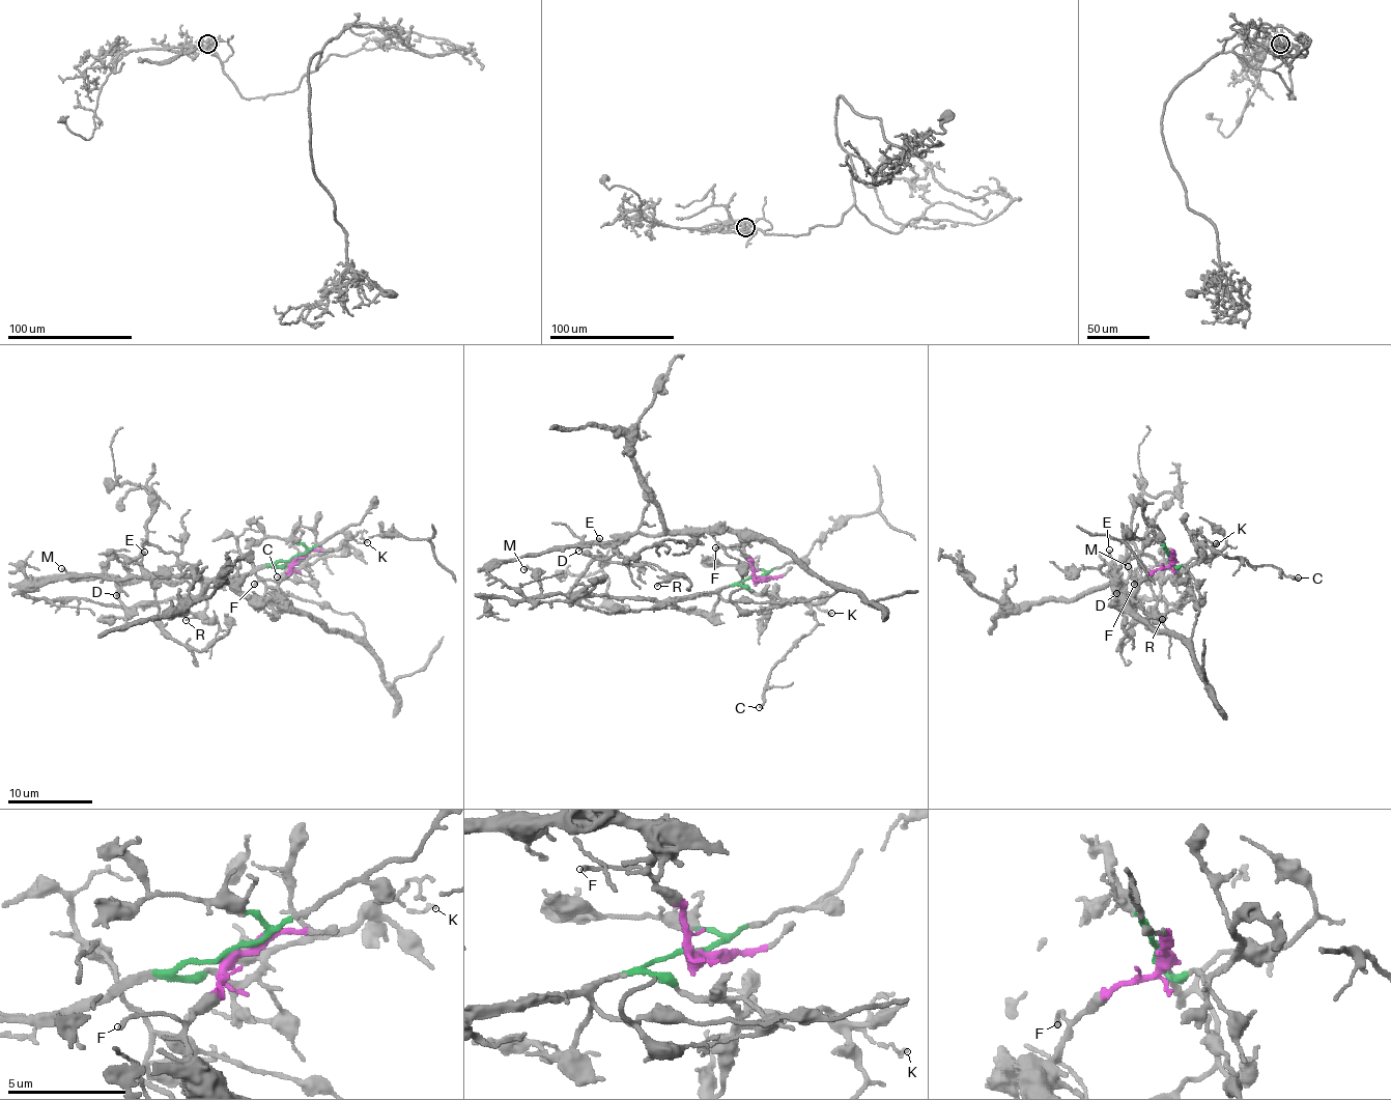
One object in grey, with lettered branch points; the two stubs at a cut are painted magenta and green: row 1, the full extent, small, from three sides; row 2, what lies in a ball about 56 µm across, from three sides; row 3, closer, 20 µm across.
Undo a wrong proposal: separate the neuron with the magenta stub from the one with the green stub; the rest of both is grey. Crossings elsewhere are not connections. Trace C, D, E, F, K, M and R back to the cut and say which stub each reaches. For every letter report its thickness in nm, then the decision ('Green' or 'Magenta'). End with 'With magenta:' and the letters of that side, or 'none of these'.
C: Thickness 200 nm. Green
D: Thickness 100 nm. Magenta
E: Thickness 190 nm. Magenta
F: Thickness 200 nm. Magenta
K: Thickness 150 nm. Green
M: Thickness 190 nm. Green
R: Thickness 110 nm. Green
With magenta: D, E, F

